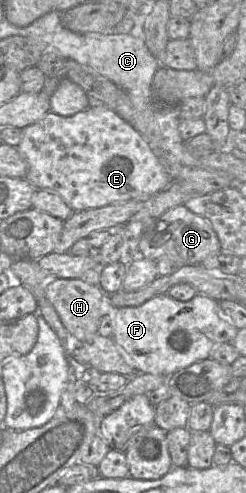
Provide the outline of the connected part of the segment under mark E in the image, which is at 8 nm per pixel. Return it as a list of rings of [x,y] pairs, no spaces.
[[[92,105],[85,111],[67,117],[49,111],[41,120],[22,129],[22,139],[17,148],[27,163],[27,174],[25,179],[27,179],[35,189],[51,190],[59,194],[73,212],[100,208],[126,201],[144,201],[165,189],[172,181],[164,166],[155,156],[141,134],[115,112],[103,105]]]

